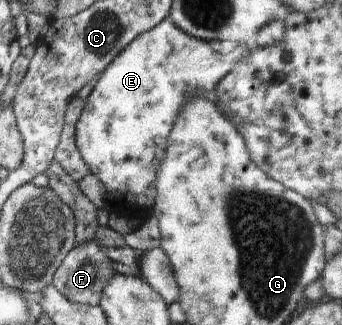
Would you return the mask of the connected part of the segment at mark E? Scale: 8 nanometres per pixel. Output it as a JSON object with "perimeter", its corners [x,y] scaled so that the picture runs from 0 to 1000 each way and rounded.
{"perimeter":[[[477,58],[456,83],[439,89],[439,95],[409,105],[374,145],[363,145],[363,157],[327,188],[322,200],[289,231],[287,249],[275,258],[263,292],[251,302],[251,317],[240,332],[240,348],[228,363],[219,385],[219,443],[240,480],[240,489],[254,502],[260,532],[278,538],[310,578],[310,594],[319,600],[322,625],[336,628],[348,649],[383,649],[395,646],[406,652],[418,643],[444,643],[453,628],[456,588],[456,548],[459,526],[468,514],[471,495],[482,480],[488,462],[488,422],[503,397],[509,378],[520,366],[529,329],[553,302],[570,298],[614,298],[623,292],[629,268],[640,249],[649,246],[690,200],[708,188],[719,188],[737,138],[699,132],[684,157],[675,157],[664,169],[646,169],[637,160],[626,160],[614,138],[602,126],[585,126],[585,120],[547,108],[529,89],[520,89],[509,71],[497,71],[491,58]]]}

